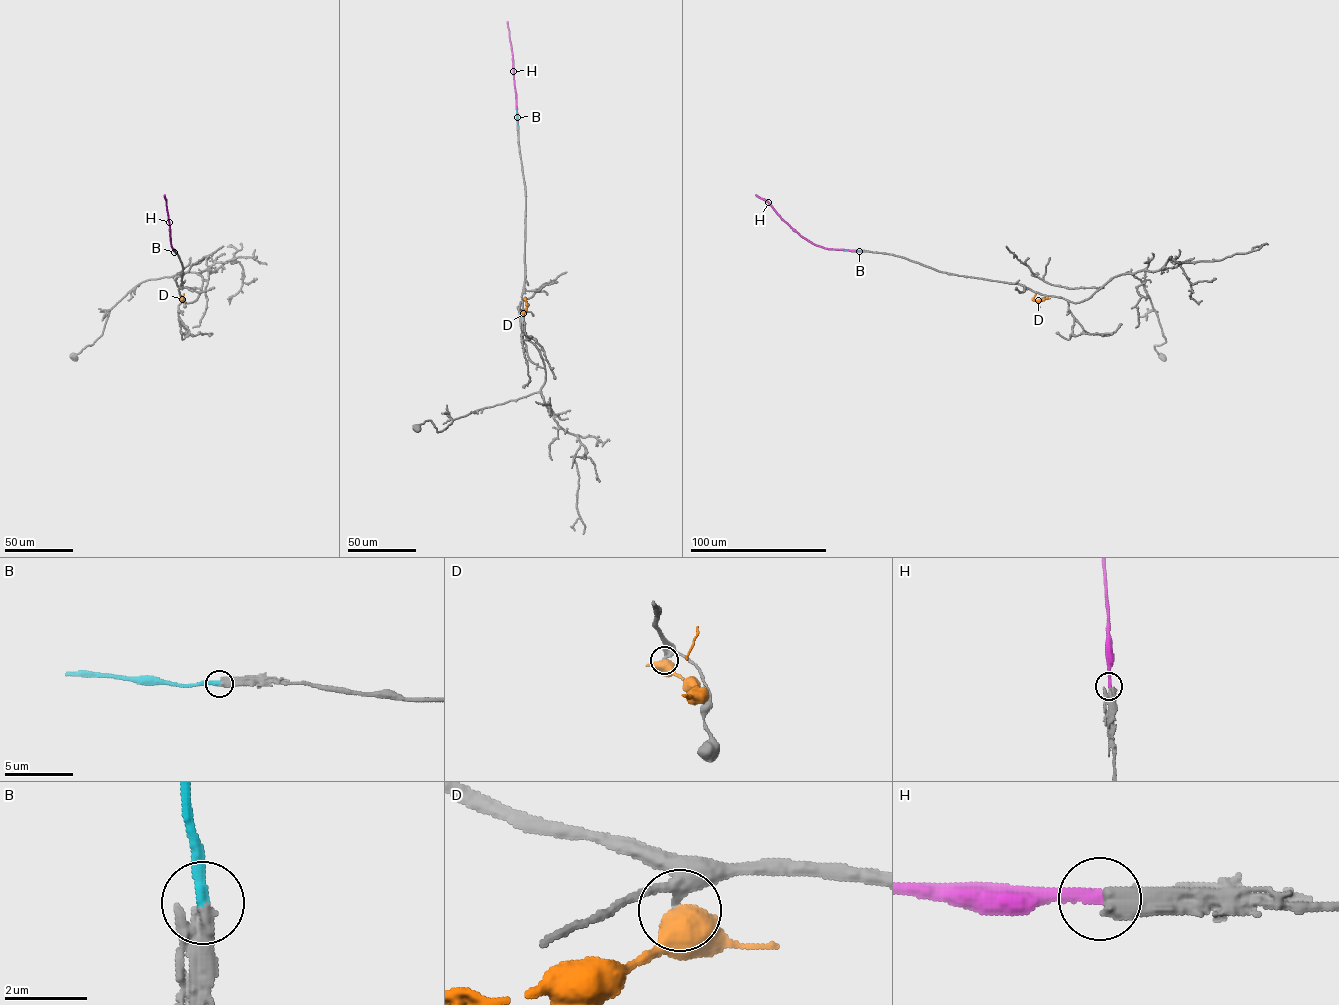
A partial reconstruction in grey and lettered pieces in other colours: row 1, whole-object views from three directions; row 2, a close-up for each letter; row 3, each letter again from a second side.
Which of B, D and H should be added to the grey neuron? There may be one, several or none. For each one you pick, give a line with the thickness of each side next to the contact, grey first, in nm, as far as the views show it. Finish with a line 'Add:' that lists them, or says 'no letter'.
B: 550/320 nm
Add: B

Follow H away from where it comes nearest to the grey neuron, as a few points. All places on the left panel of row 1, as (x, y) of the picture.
H: (174, 251), (164, 195)

